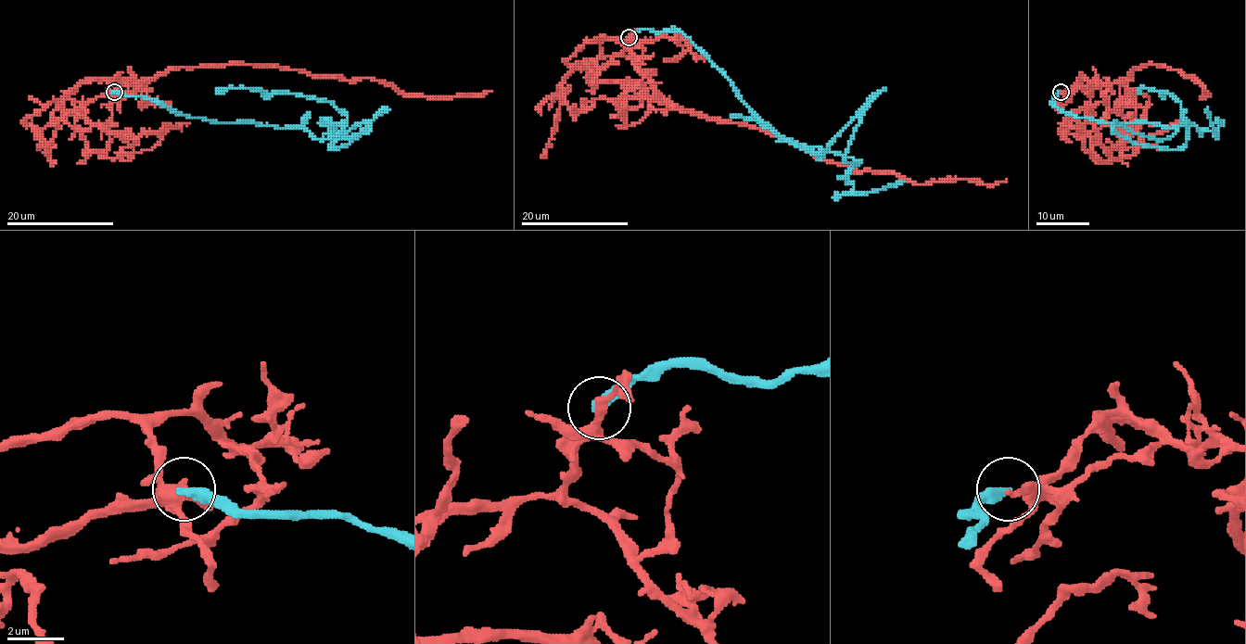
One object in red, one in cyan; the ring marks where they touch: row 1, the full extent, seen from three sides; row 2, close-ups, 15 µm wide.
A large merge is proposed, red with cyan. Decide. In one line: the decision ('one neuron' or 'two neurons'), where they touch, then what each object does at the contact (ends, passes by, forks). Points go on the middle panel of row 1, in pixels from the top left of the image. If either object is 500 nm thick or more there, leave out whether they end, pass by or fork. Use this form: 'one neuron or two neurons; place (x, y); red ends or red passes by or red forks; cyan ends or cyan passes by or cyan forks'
two neurons; place (629, 37); red passes by; cyan ends

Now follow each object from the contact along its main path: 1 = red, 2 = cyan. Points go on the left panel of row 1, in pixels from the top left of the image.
1: (115, 93), (111, 78), (150, 82), (178, 68), (224, 65), (380, 80), (426, 96), (492, 90)
2: (114, 92), (318, 140), (369, 125), (332, 149), (347, 117), (333, 104), (215, 93)

